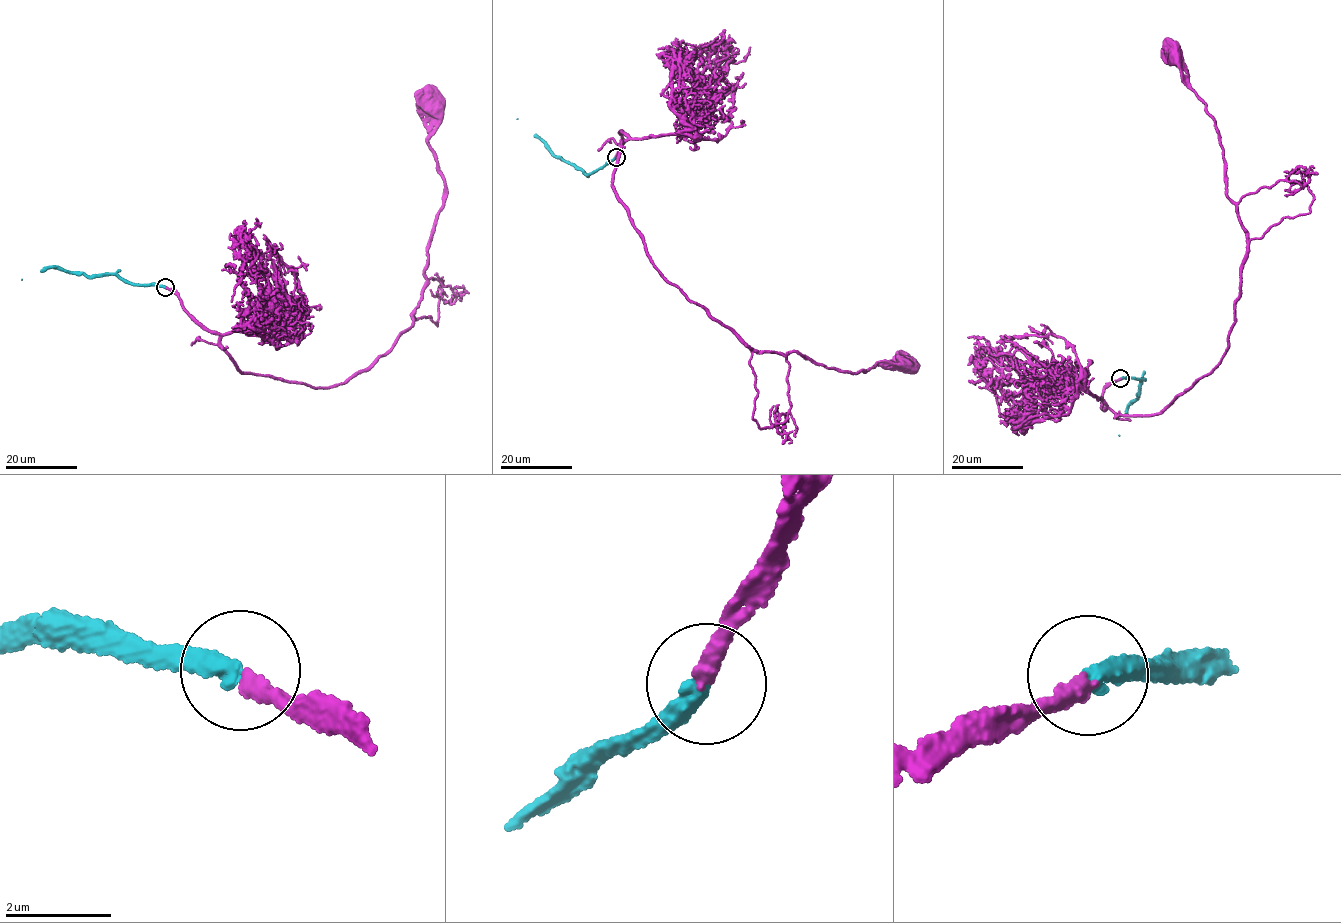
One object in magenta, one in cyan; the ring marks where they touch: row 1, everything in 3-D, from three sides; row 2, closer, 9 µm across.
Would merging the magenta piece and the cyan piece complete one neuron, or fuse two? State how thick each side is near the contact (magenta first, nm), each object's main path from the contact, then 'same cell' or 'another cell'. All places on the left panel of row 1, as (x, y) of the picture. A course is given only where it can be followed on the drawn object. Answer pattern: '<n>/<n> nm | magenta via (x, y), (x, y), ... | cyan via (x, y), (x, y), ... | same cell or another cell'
280/320 nm | magenta via (166, 287), (243, 373), (323, 389), (369, 367), (412, 325), (426, 282), (445, 183), (428, 141), (436, 107) | cyan via (166, 287), (131, 285), (116, 275), (84, 276), (50, 266), (21, 280) | same cell

